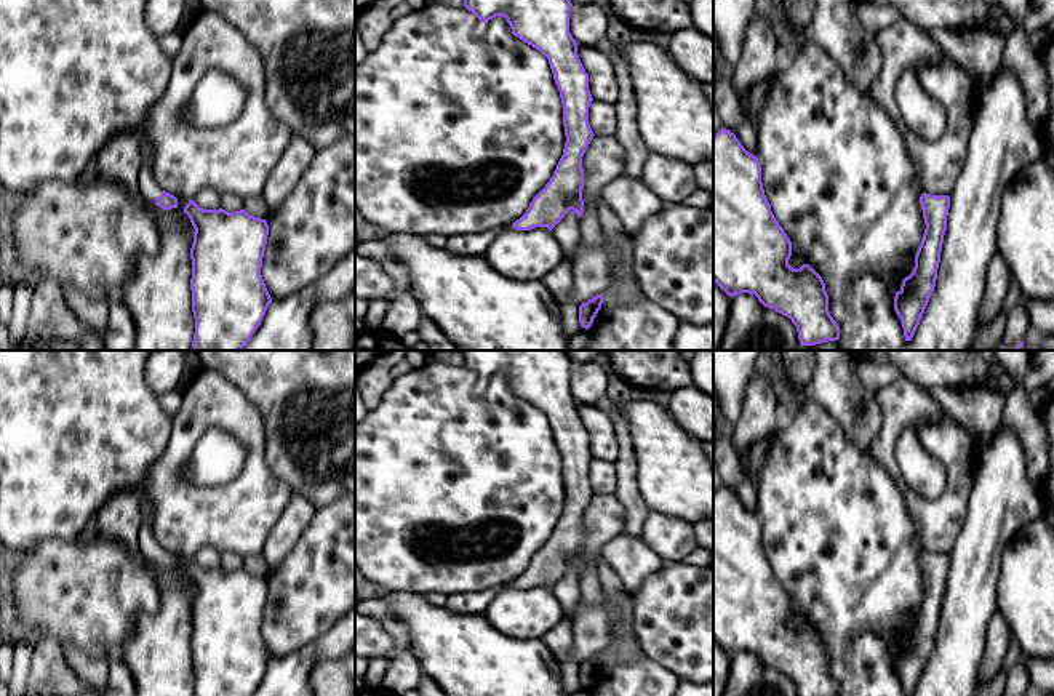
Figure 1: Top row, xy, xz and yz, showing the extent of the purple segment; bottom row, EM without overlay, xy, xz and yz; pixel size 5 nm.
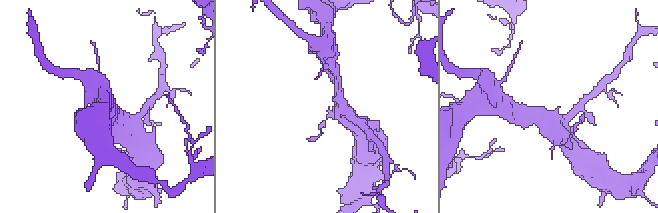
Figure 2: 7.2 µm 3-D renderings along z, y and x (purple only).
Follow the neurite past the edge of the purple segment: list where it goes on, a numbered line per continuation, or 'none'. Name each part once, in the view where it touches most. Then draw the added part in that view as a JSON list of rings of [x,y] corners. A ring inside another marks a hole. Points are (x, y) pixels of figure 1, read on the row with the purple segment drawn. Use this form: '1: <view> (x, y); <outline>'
1: xy (151, 191); [[[142,134],[142,144],[141,144],[141,170],[138,174],[138,187],[144,200],[155,203],[158,197],[163,194],[163,189],[158,186],[158,182],[154,179],[152,174],[152,144],[147,141],[147,138]]]

